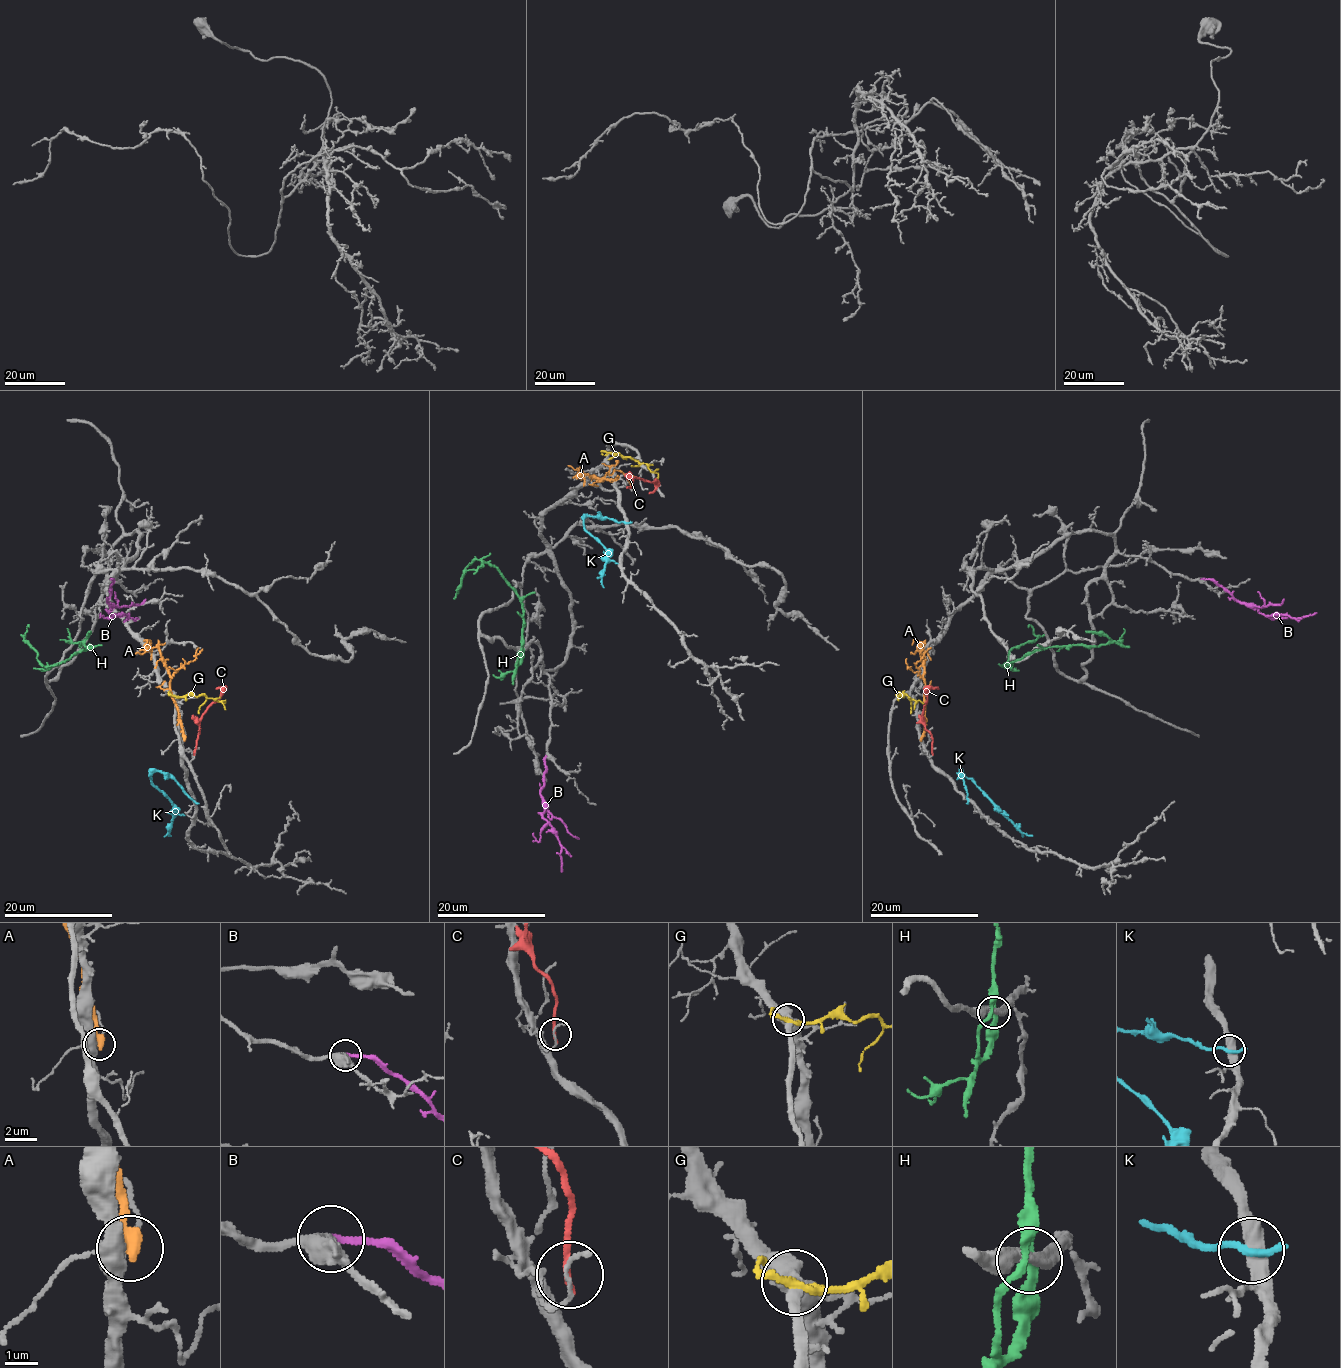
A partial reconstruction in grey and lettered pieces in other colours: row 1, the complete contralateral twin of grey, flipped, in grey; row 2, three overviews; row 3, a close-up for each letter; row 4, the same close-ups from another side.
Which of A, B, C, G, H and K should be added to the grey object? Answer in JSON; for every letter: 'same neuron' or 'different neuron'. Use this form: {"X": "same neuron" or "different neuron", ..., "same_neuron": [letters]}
{"A": "different neuron", "B": "same neuron", "C": "different neuron", "G": "different neuron", "H": "different neuron", "K": "different neuron", "same_neuron": ["B"]}

